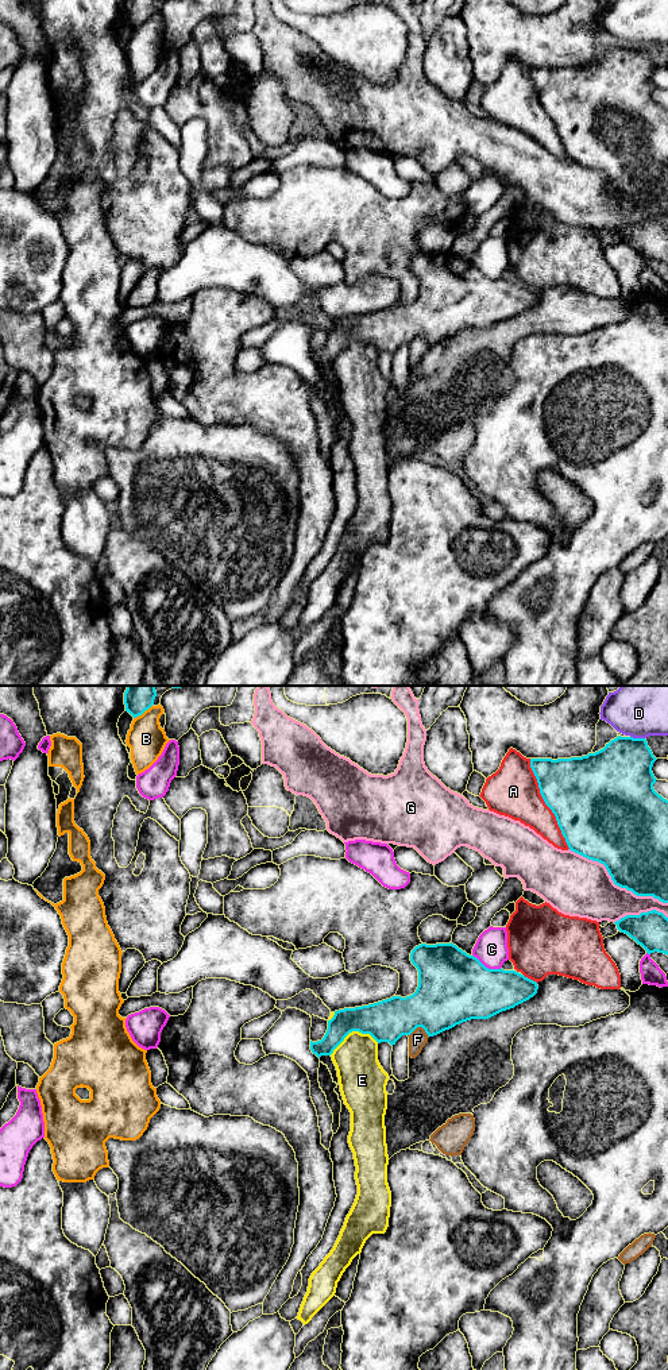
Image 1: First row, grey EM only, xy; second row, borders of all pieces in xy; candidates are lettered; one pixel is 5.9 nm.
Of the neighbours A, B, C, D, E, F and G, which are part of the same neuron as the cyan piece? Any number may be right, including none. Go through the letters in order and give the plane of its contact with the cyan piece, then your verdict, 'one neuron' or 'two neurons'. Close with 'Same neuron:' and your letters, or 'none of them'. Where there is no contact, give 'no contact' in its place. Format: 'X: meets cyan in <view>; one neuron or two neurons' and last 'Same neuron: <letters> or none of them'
A: meets cyan in xy; two neurons
B: meets cyan in xy; two neurons
C: meets cyan in xy; two neurons
D: meets cyan in xy; two neurons
E: meets cyan in xy; two neurons
F: meets cyan in xy; two neurons
G: meets cyan in xy; two neurons
Same neuron: none of them

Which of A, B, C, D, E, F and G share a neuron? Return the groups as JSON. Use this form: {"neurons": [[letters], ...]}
{"neurons": [["A"], ["B"], ["C"], ["D"], ["E"], ["F"], ["G"]]}

